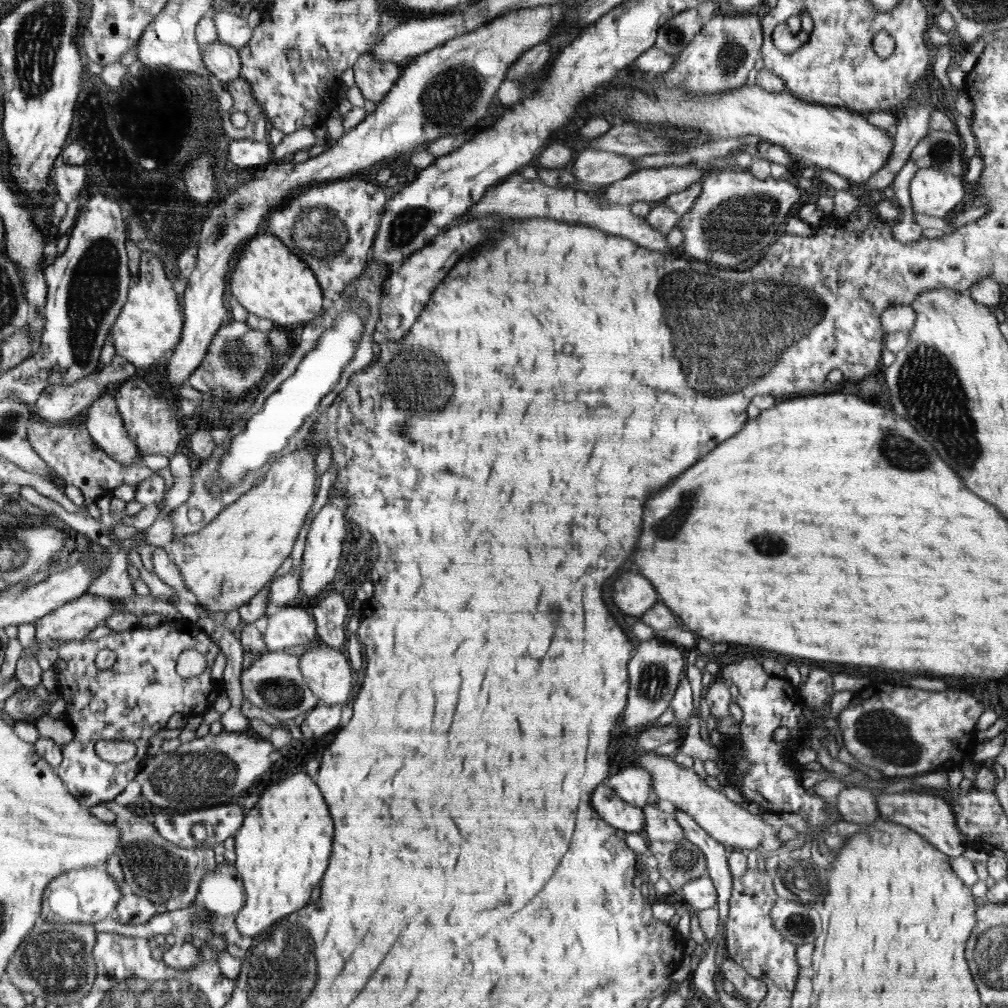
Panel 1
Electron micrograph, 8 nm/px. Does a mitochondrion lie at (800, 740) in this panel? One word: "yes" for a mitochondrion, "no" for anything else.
no

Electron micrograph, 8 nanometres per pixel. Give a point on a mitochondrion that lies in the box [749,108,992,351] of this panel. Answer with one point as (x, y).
(942, 151)

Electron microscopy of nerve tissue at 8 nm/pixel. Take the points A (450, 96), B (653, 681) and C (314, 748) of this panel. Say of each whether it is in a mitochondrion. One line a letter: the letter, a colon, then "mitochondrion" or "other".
A: mitochondrion
B: mitochondrion
C: other

